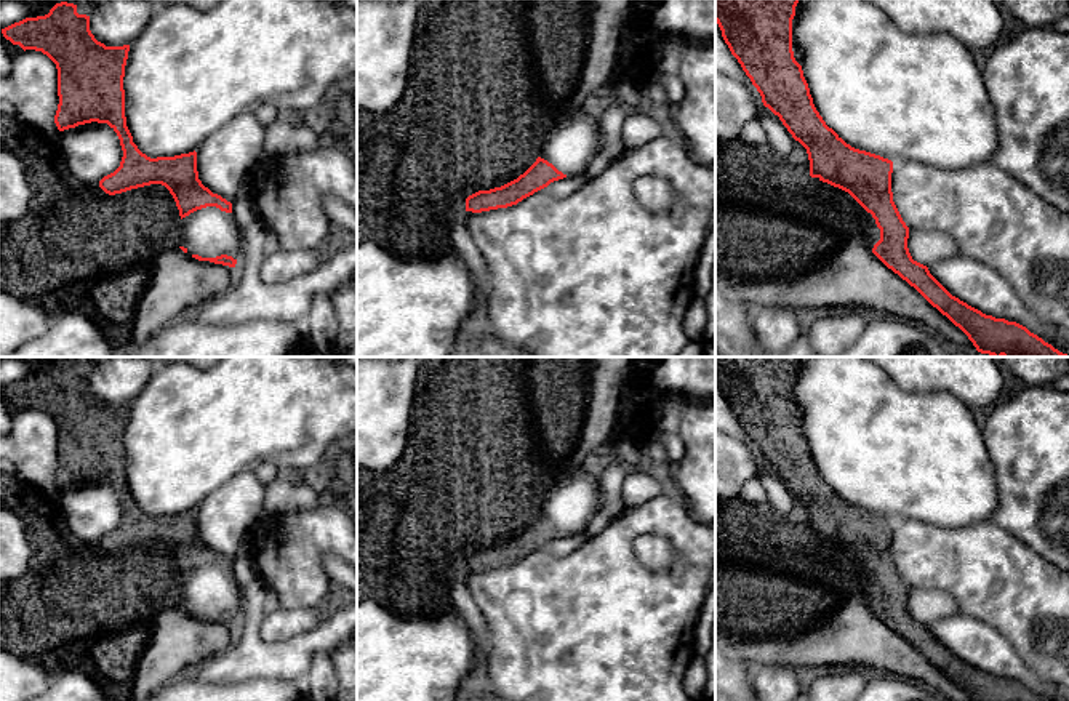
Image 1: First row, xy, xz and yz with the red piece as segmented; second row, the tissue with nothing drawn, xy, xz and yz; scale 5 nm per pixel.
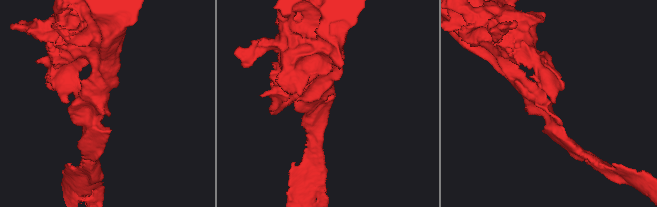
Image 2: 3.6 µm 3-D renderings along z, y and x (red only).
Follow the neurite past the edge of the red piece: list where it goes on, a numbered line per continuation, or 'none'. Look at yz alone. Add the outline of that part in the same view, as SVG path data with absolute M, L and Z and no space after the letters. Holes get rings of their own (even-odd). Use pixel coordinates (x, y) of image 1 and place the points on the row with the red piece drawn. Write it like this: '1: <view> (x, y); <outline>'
1: yz (871, 232); M864 213L864 219L861 221L863 237L864 243L869 250L874 248L874 245L880 240L880 229L875 224L875 219L871 213Z

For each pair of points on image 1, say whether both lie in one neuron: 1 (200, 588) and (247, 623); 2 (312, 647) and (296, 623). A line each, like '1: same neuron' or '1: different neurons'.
1: different neurons
2: different neurons

